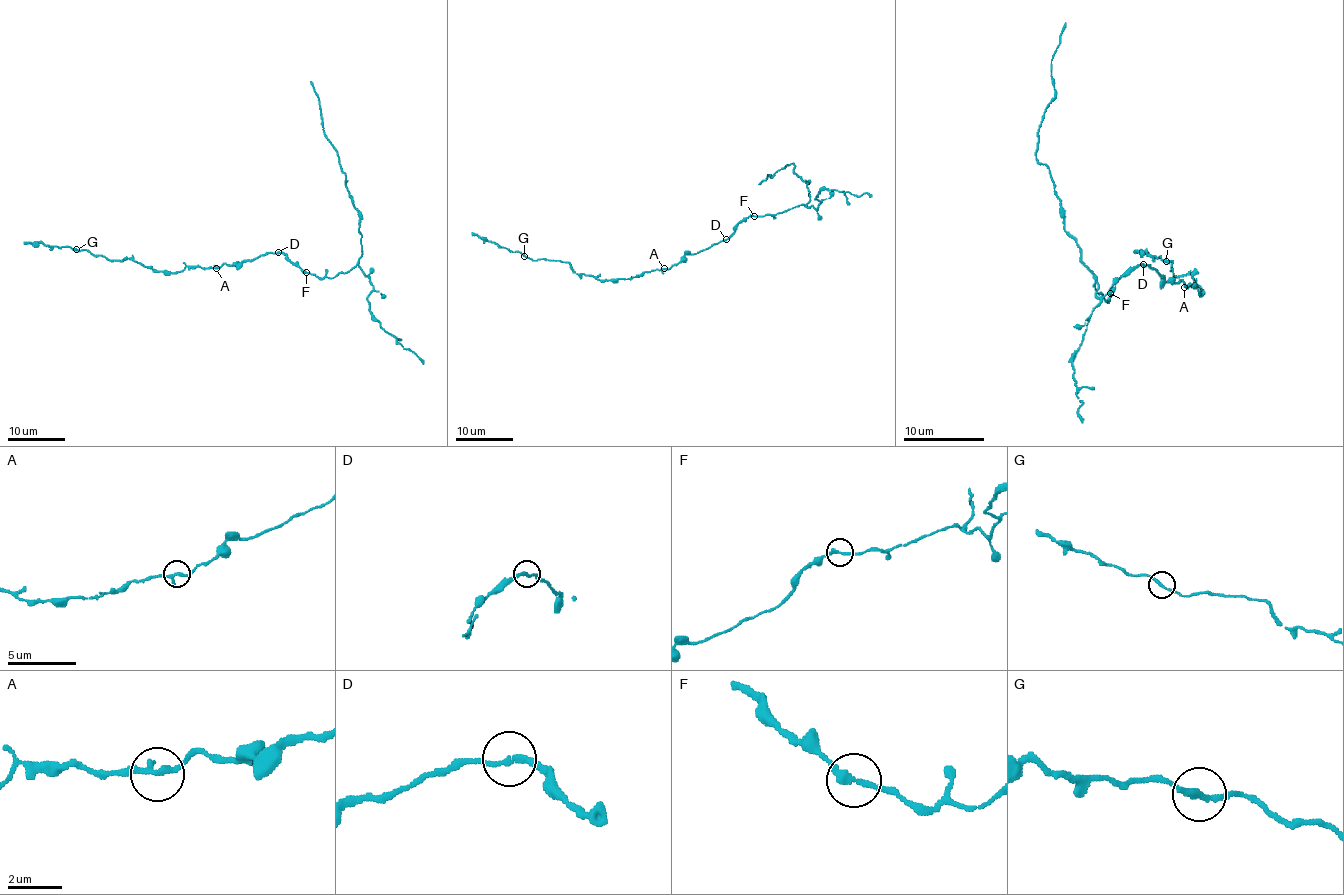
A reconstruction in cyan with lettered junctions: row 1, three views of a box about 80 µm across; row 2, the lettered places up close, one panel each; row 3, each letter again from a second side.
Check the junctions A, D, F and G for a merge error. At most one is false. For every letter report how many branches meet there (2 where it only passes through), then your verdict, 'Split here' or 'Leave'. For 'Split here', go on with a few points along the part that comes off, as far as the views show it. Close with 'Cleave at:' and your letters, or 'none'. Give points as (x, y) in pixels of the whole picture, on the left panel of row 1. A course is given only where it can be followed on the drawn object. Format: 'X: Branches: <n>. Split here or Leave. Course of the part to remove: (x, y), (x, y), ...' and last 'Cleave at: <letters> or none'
A: Branches: 2. Leave
D: Branches: 2. Leave
F: Branches: 2. Leave
G: Branches: 2. Leave
Cleave at: none

